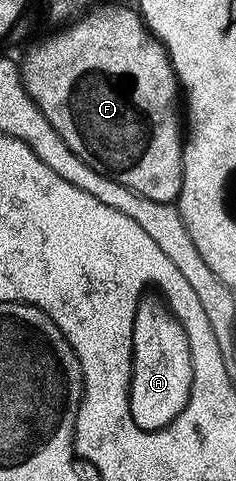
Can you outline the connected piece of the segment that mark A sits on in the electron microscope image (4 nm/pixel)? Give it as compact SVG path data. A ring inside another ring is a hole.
M140 299L133 322L132 378L128 392L132 419L138 426L155 428L163 420L171 420L187 396L187 380L191 380L191 368L187 368L187 344L183 344L183 330L175 315L167 309L162 299Z

